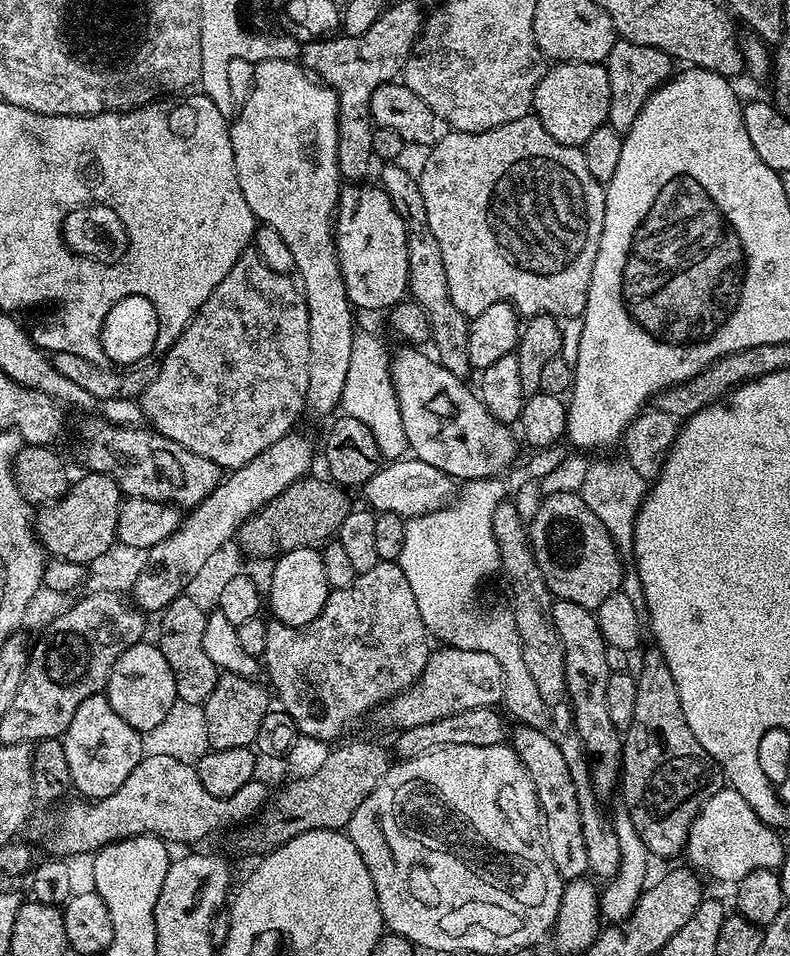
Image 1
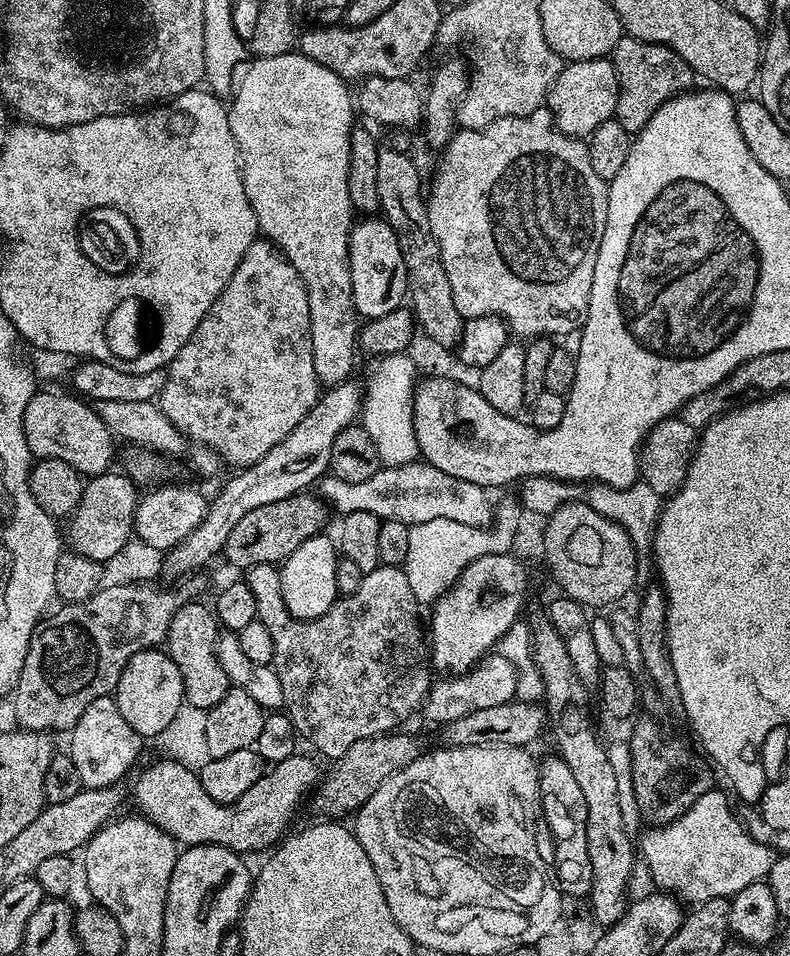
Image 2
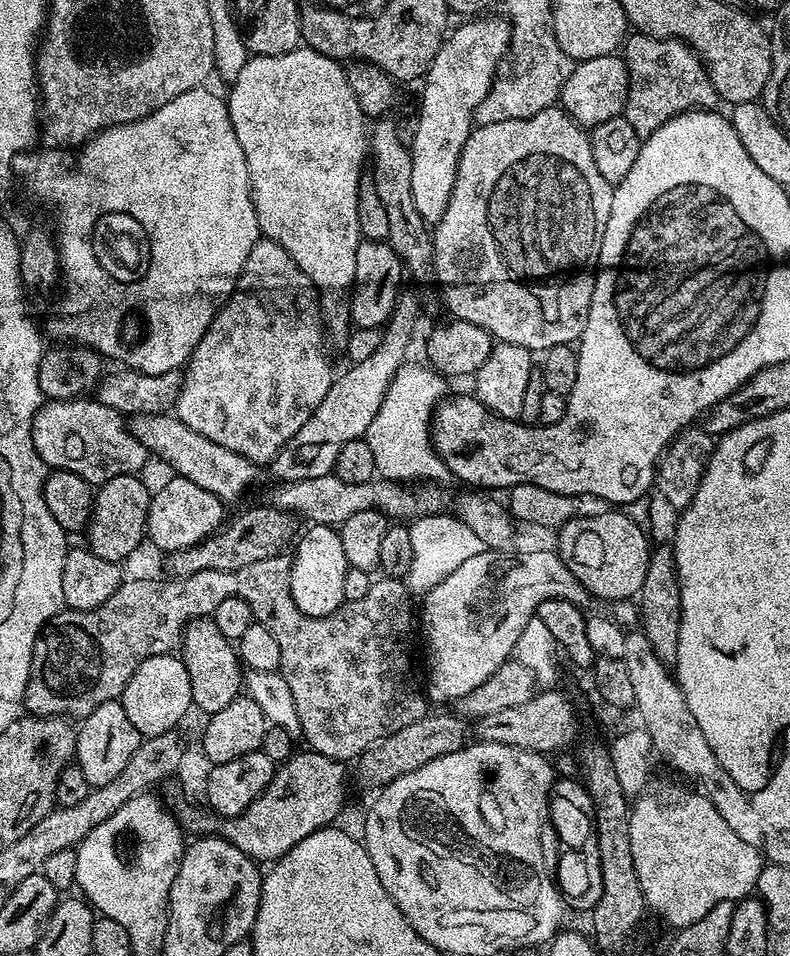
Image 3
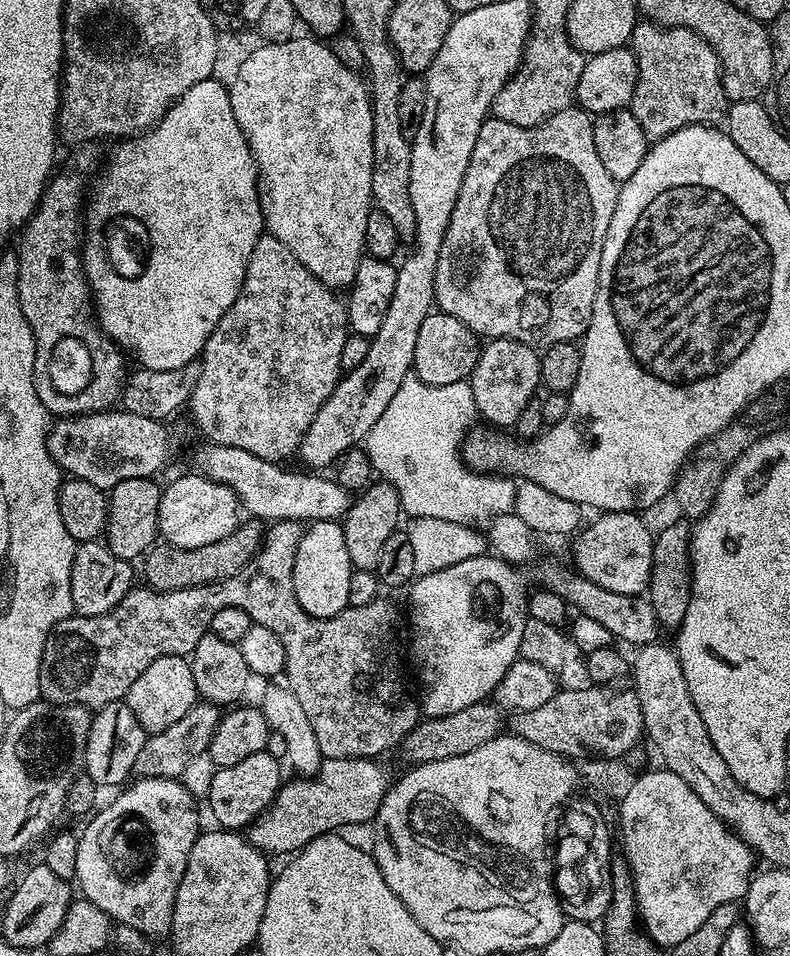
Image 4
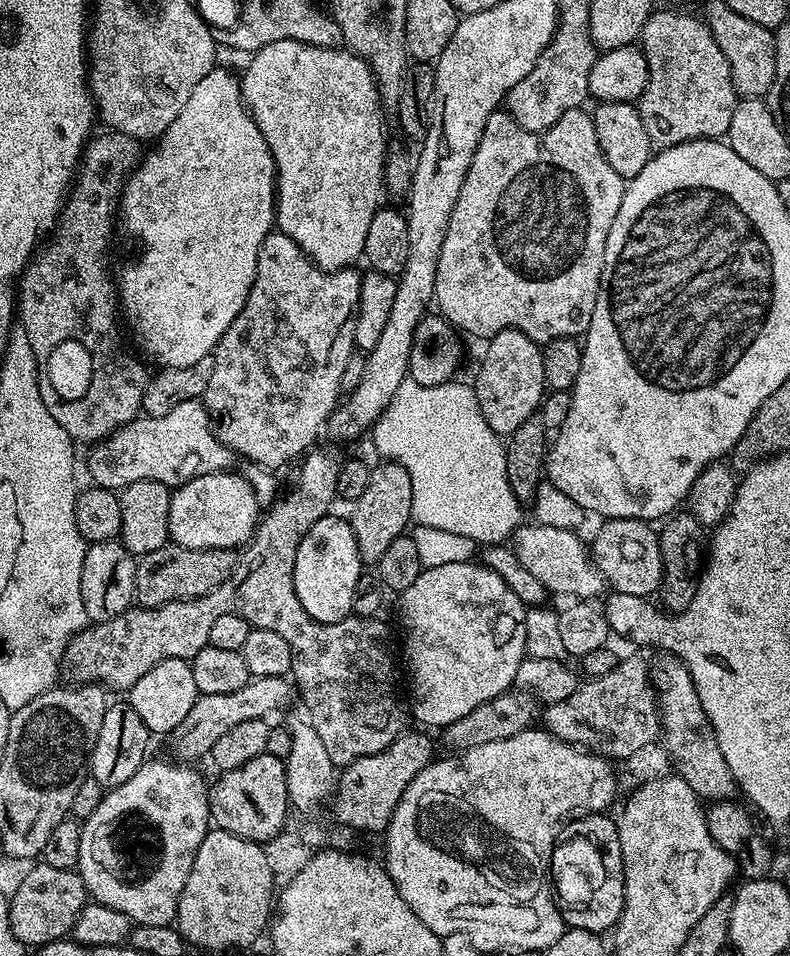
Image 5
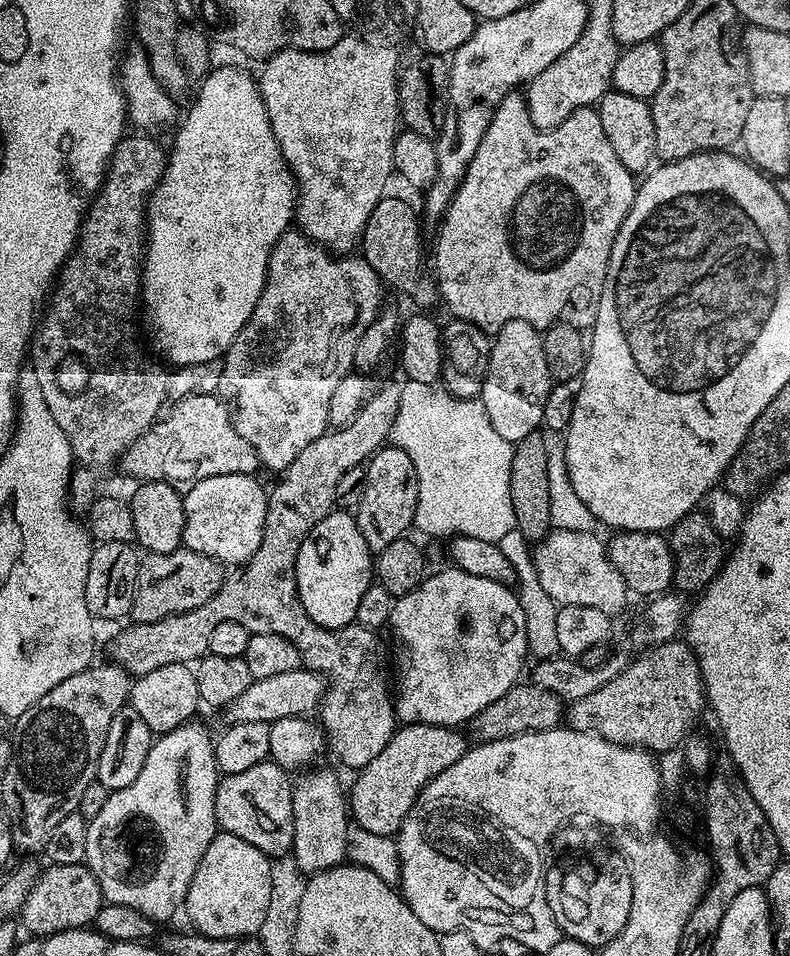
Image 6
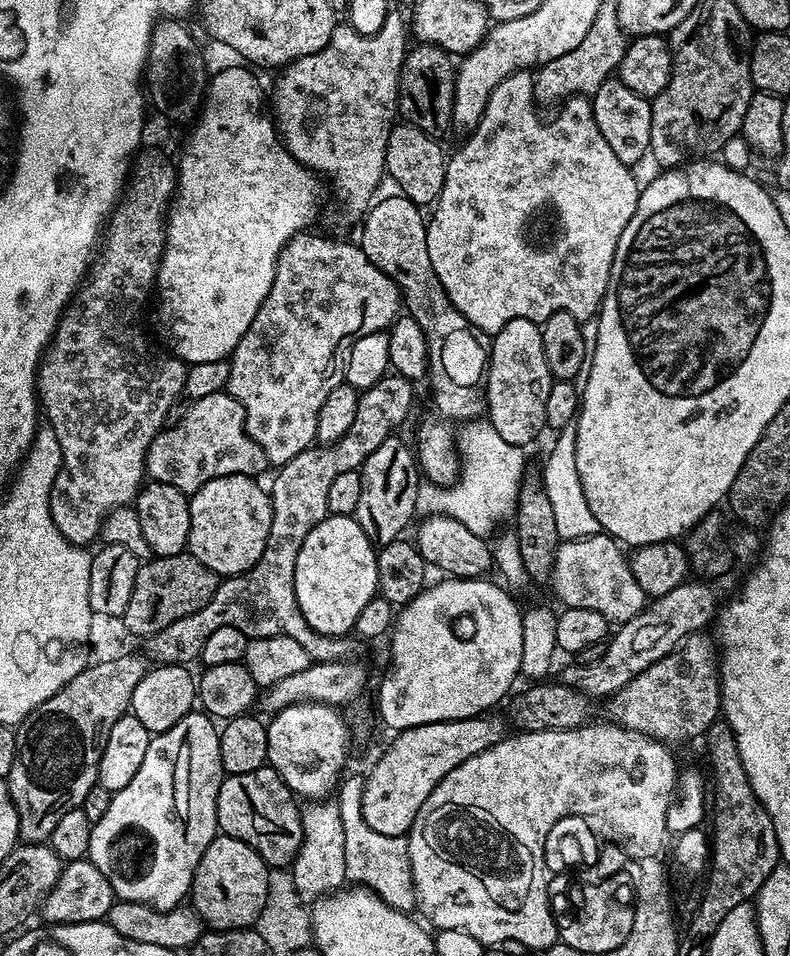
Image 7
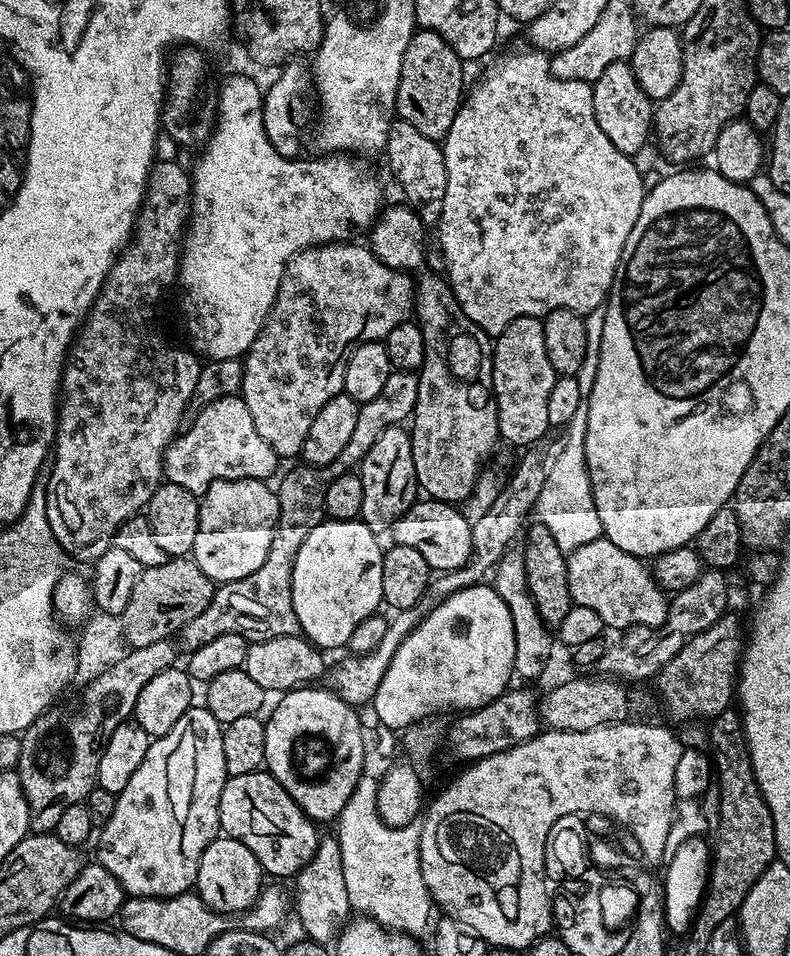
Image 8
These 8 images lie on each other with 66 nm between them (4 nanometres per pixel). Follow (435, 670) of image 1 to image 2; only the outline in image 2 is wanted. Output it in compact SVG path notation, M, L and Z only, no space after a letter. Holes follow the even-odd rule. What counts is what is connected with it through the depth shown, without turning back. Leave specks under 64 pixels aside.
M488 654L467 672L440 679L428 689L428 696L425 697L422 705L422 716L437 726L454 722L454 718L462 718L465 714L474 714L476 710L511 704L516 700L518 686L516 671L514 666L510 666L510 662L506 662L506 658L499 654Z

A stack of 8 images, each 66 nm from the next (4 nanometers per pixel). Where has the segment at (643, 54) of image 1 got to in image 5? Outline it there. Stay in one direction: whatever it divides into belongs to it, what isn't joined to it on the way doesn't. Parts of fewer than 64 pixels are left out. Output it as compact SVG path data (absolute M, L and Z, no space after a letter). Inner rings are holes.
M653 11L642 26L638 47L643 52L648 67L646 90L639 98L638 107L642 126L646 126L646 134L653 145L663 150L687 140L719 140L727 137L738 97L726 54L722 54L707 23L688 12Z

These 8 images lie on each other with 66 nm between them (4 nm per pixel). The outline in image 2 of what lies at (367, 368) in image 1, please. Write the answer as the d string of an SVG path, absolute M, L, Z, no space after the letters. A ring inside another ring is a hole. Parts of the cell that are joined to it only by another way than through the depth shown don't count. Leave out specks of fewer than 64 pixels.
M399 355L378 356L367 361L368 377L362 380L362 403L358 417L366 434L370 434L374 441L374 450L378 450L381 465L390 468L411 464L420 456L412 413L412 399L418 383L416 364L412 360L400 364L400 359Z

